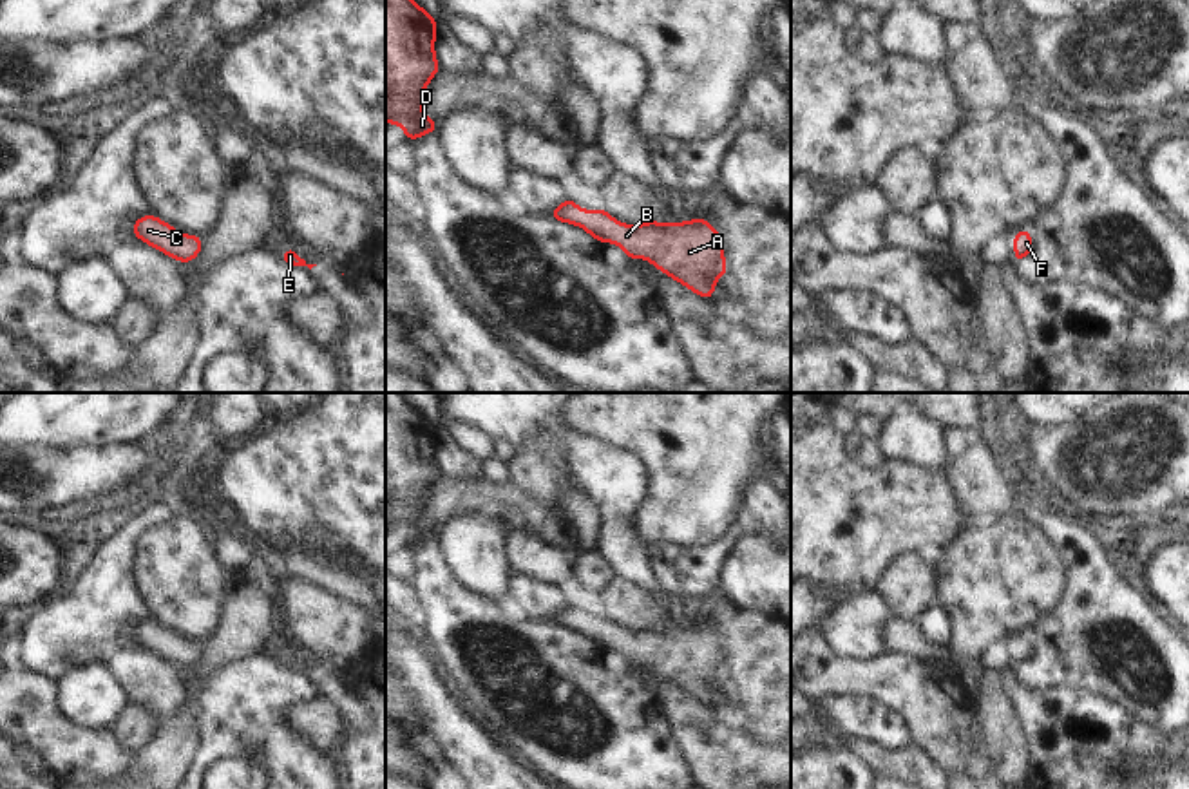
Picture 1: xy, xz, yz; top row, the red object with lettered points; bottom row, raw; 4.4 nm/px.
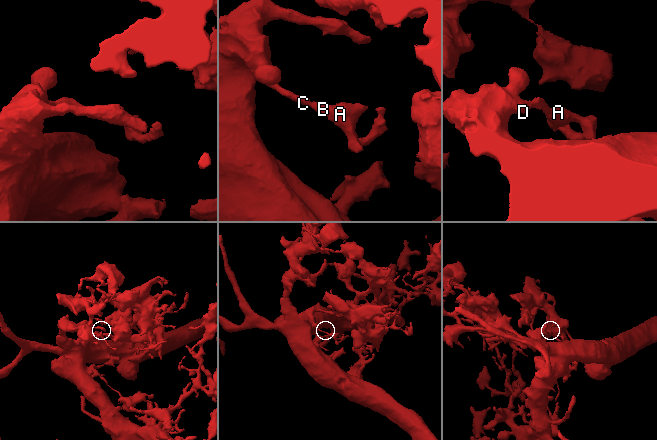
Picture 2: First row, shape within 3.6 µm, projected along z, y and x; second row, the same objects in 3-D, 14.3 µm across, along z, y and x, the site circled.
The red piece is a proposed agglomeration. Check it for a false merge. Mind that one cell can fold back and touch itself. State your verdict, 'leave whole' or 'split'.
leave whole

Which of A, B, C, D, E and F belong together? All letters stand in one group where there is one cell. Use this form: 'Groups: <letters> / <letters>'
Groups: A B C D E F

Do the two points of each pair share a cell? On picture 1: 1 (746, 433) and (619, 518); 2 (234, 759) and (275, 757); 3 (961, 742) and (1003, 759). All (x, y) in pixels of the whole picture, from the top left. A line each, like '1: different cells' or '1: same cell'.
1: different cells
2: different cells
3: different cells

